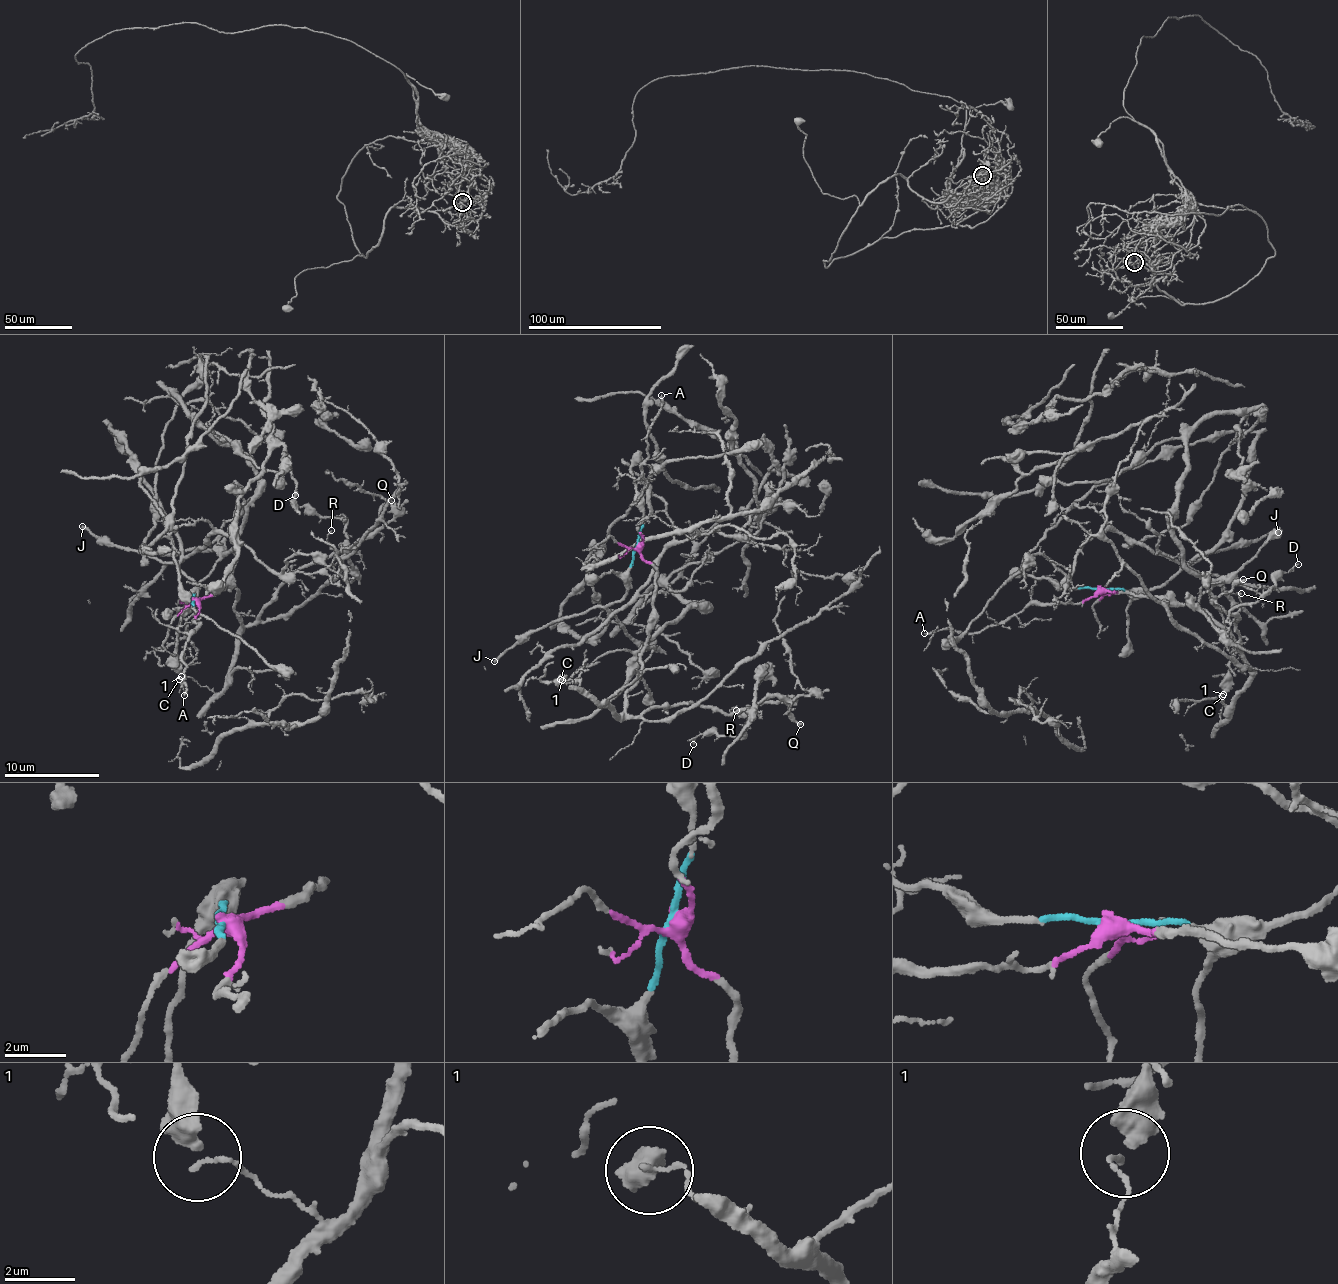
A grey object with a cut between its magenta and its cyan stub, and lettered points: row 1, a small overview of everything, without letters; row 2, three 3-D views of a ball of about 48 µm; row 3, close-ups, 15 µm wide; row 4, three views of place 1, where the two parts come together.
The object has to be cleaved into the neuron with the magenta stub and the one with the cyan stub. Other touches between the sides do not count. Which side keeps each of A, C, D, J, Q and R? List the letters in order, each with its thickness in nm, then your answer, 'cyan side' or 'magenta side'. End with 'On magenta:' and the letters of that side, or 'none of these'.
A: 160 nm | magenta side
C: 110 nm | magenta side
D: 110 nm | magenta side
J: 200 nm | cyan side
Q: 240 nm | magenta side
R: 140 nm | magenta side
On magenta: A, C, D, Q, R

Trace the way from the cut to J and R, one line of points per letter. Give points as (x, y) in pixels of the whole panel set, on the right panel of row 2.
J: (1101, 590), (1152, 591), (1206, 554), (1279, 533)
R: (1101, 590), (1174, 598), (1206, 609), (1222, 629), (1233, 637), (1247, 668), (1249, 663), (1234, 624), (1241, 593)

